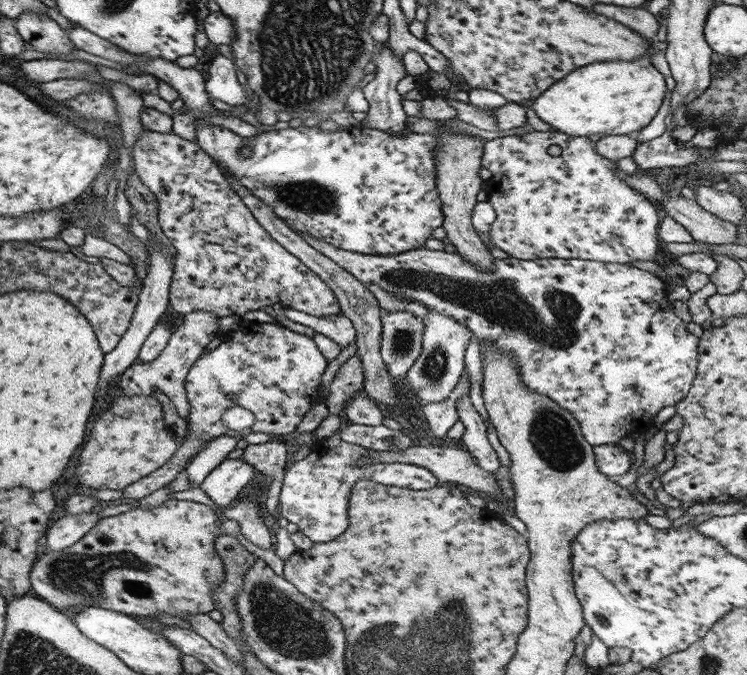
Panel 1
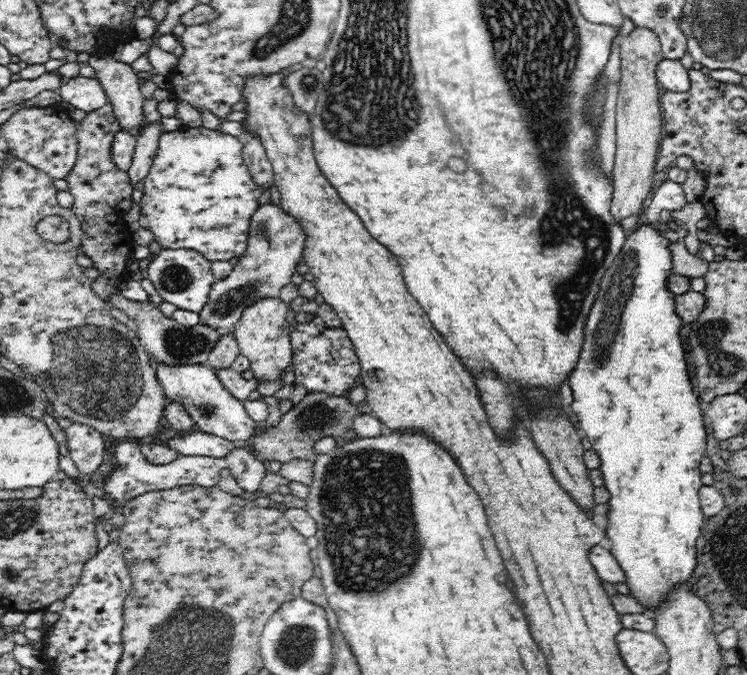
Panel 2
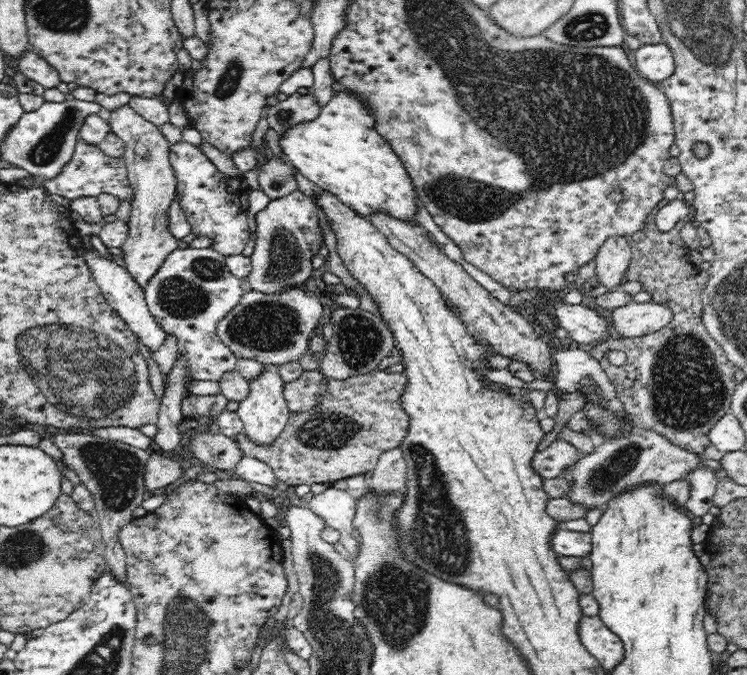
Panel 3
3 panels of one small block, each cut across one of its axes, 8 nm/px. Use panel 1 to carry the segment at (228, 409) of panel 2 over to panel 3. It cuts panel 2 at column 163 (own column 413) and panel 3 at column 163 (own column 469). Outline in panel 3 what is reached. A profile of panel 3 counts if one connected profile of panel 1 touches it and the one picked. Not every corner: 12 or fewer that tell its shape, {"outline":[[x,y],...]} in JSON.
{"outline":[[97,249],[83,257],[108,304],[149,352],[165,332],[124,267]]}

